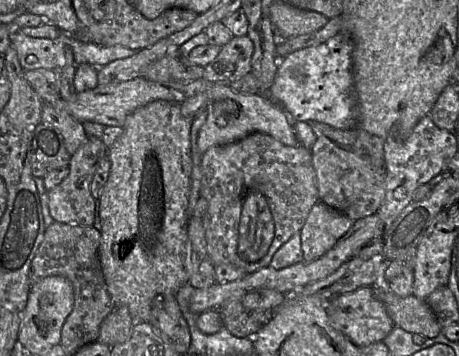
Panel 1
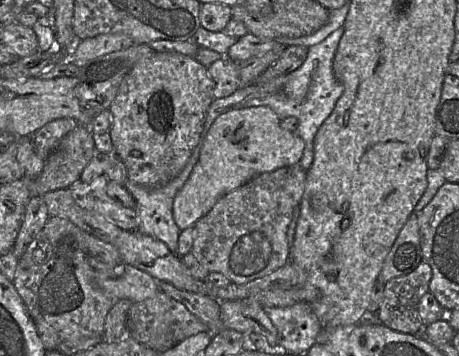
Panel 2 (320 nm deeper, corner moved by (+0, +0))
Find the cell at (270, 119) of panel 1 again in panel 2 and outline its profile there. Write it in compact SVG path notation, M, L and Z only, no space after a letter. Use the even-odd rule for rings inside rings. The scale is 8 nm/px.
M267 106L230 110L214 120L204 138L198 161L174 197L173 218L180 231L194 227L221 197L255 176L299 164L305 143L300 136L283 129L281 121Z

